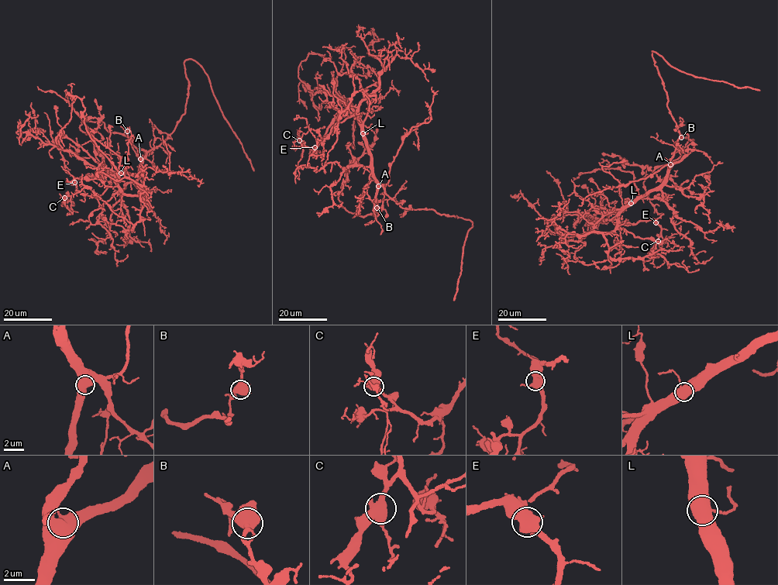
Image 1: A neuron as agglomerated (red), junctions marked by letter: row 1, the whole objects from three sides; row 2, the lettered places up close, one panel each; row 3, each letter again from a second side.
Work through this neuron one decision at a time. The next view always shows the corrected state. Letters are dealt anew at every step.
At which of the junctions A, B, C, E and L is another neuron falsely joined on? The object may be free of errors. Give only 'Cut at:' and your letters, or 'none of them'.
Cut at: none of them

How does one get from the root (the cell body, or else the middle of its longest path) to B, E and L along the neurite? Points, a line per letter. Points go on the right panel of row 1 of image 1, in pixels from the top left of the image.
B: (669, 167), (685, 154), (676, 143), (681, 137)
E: (669, 167), (661, 185), (621, 207), (611, 220), (618, 225), (634, 225), (651, 219), (655, 222)
L: (669, 167), (661, 185), (637, 197), (631, 203)

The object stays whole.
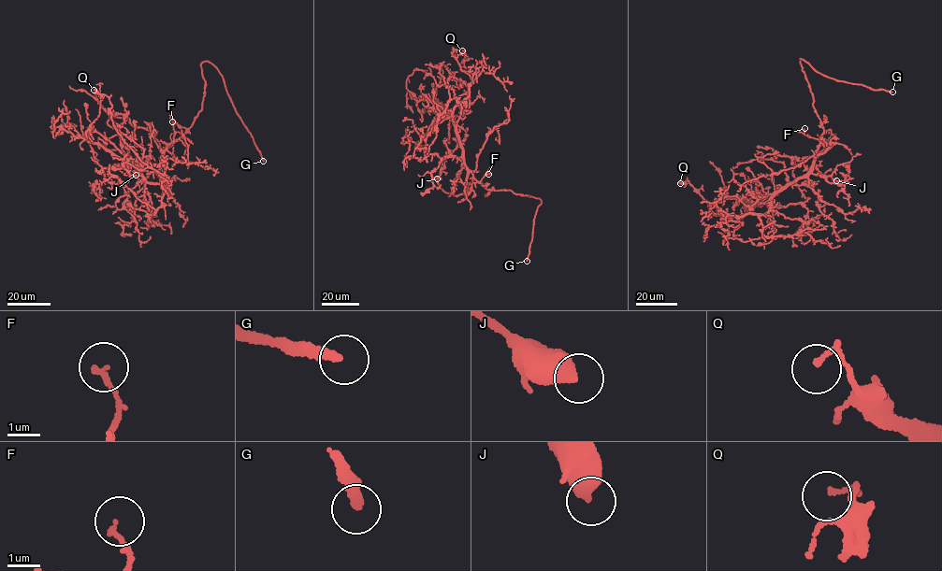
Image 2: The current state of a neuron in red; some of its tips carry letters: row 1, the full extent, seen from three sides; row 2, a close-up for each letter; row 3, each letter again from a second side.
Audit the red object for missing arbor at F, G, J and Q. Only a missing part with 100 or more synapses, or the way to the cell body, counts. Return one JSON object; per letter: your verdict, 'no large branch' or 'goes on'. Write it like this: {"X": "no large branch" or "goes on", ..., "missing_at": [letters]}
{"F": "no large branch", "G": "goes on", "J": "no large branch", "Q": "no large branch", "missing_at": ["G"]}

